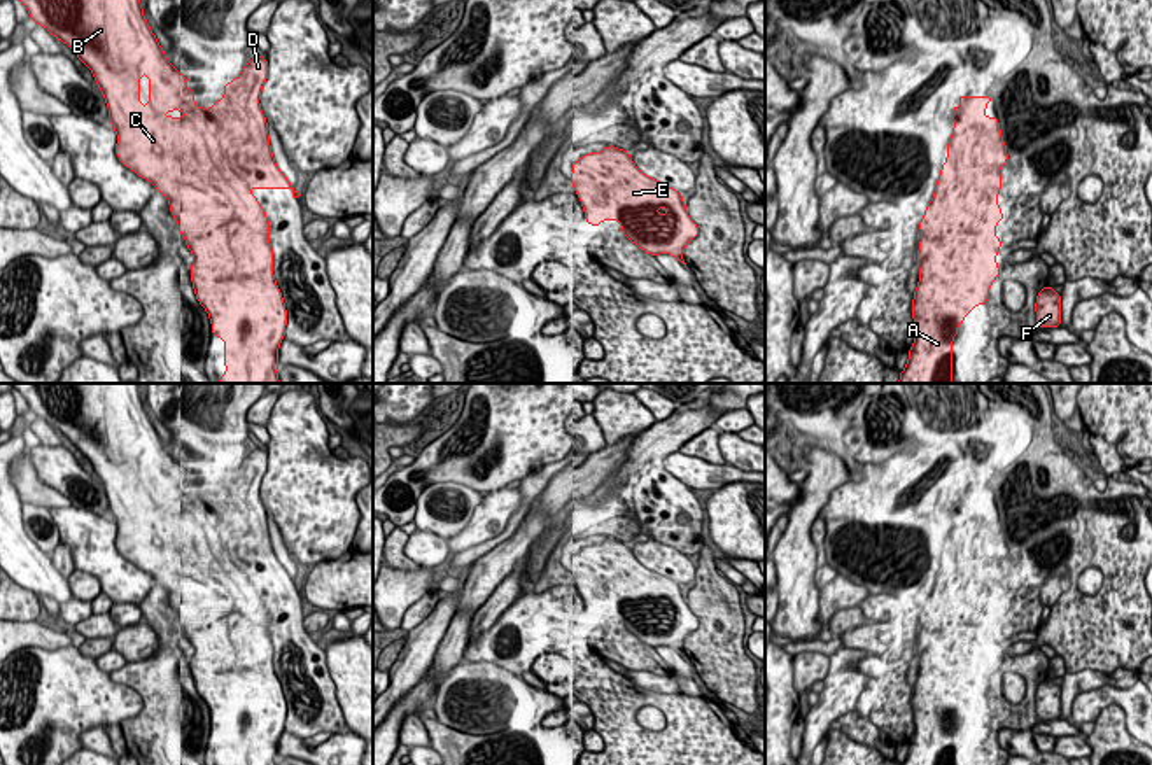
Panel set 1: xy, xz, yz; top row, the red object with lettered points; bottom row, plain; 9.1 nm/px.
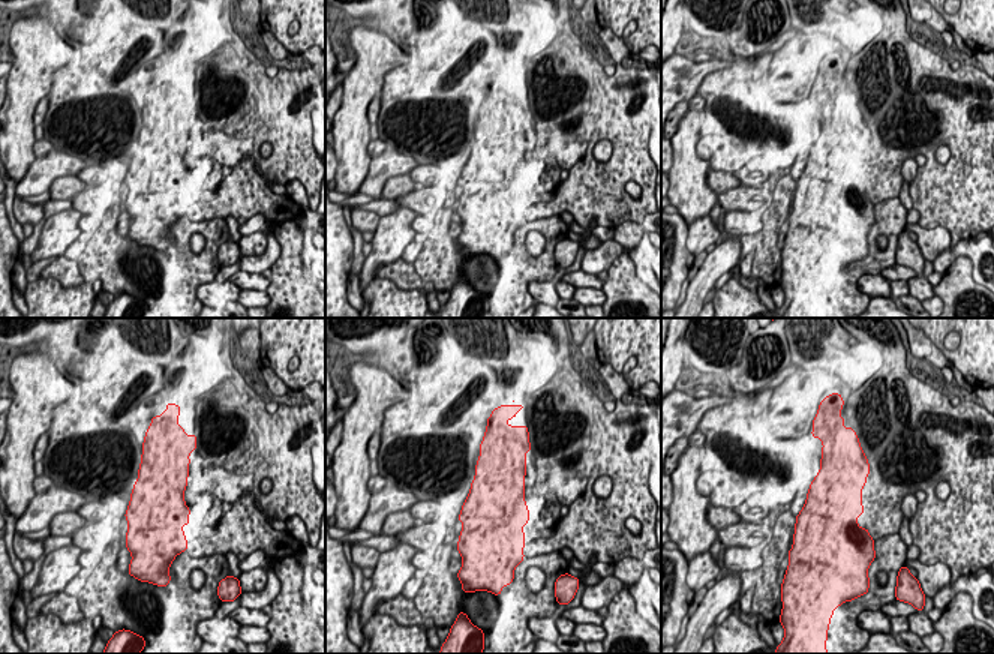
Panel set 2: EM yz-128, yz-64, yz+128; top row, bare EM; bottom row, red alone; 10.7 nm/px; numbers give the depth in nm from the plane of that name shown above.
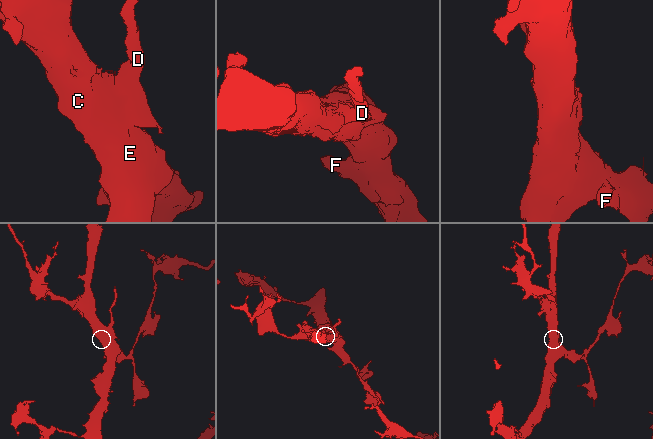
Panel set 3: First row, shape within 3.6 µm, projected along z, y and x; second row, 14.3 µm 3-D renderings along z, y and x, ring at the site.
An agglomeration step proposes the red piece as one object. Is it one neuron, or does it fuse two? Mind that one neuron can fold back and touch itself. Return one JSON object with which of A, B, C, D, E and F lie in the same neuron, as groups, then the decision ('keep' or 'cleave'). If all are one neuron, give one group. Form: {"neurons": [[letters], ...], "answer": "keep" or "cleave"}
{"neurons": [["A", "B", "C", "D", "E", "F"]], "answer": "keep"}

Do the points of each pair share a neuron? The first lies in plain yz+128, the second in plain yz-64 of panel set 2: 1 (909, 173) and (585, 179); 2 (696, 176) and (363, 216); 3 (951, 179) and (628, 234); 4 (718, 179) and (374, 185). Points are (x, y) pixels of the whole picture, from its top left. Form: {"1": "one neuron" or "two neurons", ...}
{"1": "two neurons", "2": "two neurons", "3": "two neurons", "4": "two neurons"}

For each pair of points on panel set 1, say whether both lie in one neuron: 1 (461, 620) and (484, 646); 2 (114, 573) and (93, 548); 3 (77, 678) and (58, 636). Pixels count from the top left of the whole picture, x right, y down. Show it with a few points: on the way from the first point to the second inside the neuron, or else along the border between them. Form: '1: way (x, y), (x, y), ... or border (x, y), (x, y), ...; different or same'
1: border (470, 643), (463, 660); different
2: way (111, 568), (97, 554); same
3: border (70, 645), (60, 650), (23, 648); different

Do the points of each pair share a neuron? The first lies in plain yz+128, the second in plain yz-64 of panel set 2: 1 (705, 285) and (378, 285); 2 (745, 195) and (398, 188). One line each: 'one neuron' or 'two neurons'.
1: two neurons
2: two neurons

